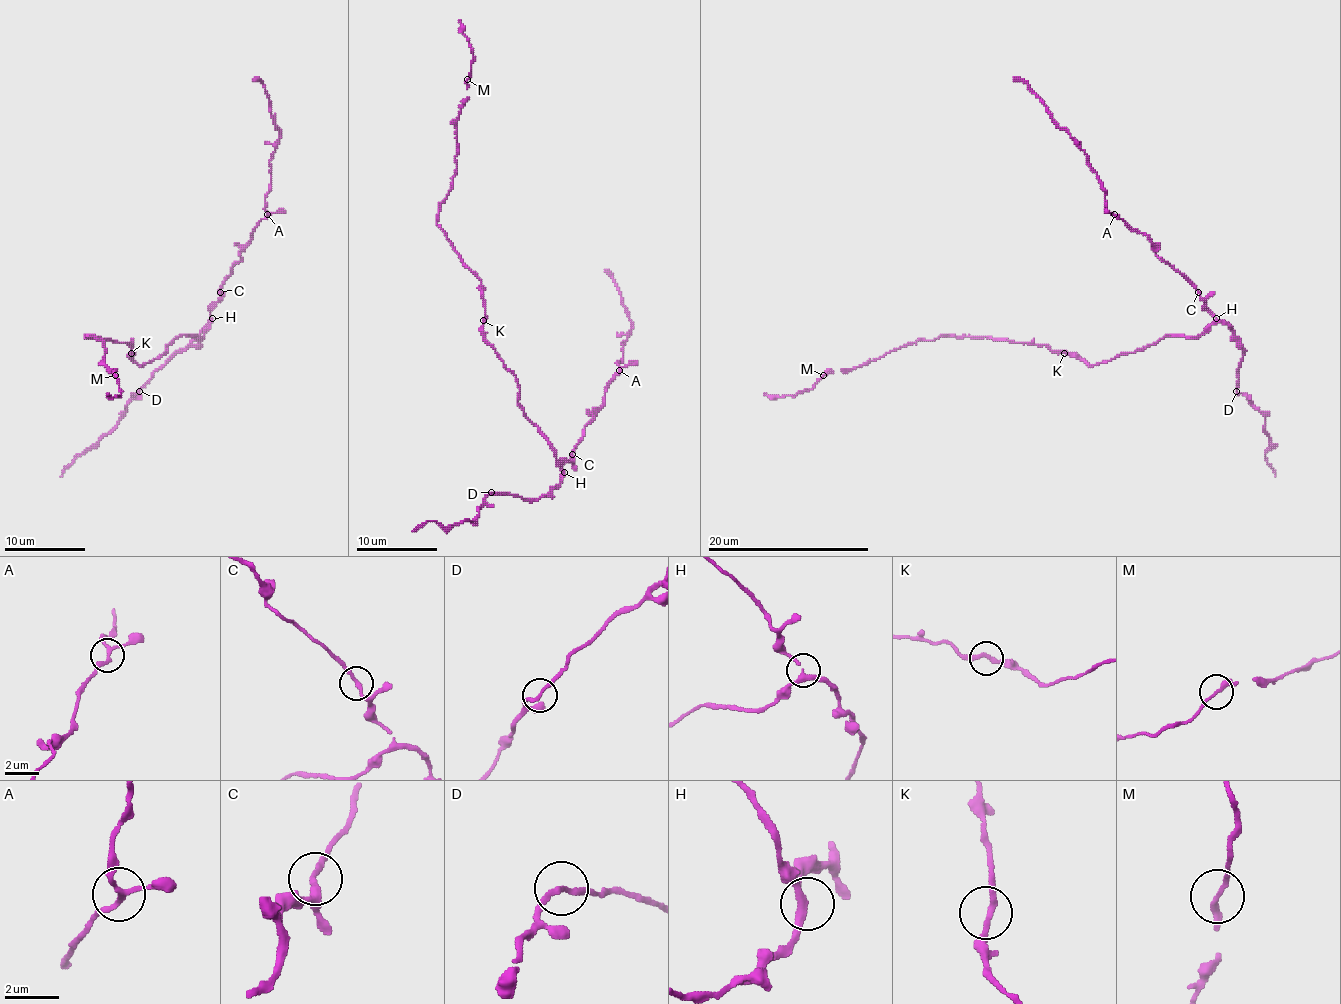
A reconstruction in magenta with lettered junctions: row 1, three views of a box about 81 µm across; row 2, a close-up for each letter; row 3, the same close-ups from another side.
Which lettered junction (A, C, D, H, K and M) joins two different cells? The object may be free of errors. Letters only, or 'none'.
none

